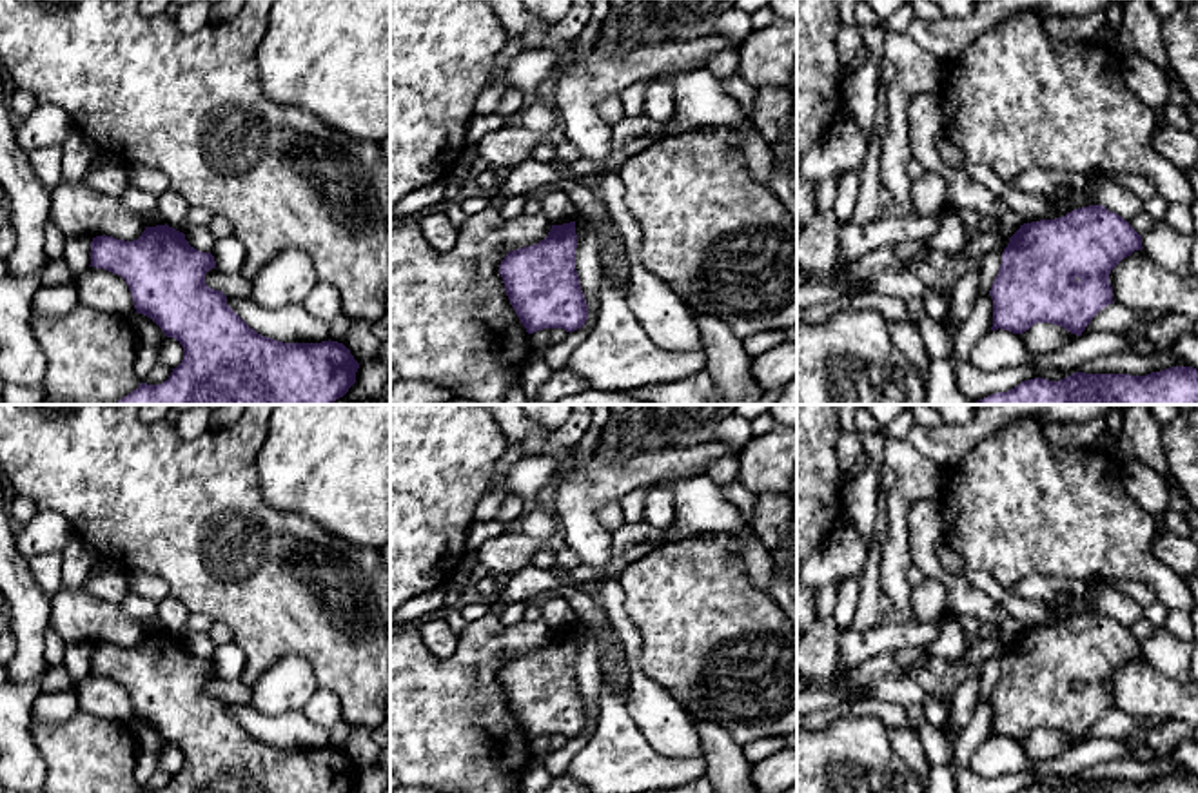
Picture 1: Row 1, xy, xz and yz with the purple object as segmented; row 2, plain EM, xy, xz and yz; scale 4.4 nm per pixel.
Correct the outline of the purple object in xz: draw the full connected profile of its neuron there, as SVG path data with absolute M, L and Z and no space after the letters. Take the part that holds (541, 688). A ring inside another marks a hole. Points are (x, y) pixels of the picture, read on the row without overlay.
M575 628L552 631L548 642L535 651L510 657L499 671L506 702L528 740L543 735L574 739L584 733L588 711L575 677Z

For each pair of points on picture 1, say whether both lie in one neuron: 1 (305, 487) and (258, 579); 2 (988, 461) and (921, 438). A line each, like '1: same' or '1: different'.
1: different
2: different

